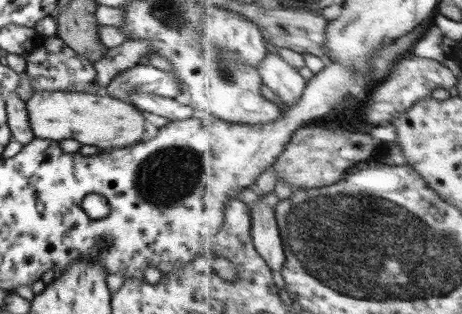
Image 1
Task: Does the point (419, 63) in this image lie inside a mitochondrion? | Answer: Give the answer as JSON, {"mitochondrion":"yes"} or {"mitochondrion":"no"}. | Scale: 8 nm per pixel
{"mitochondrion":"no"}

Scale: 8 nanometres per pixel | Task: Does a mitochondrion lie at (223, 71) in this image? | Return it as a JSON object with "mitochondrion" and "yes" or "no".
{"mitochondrion":"yes"}

